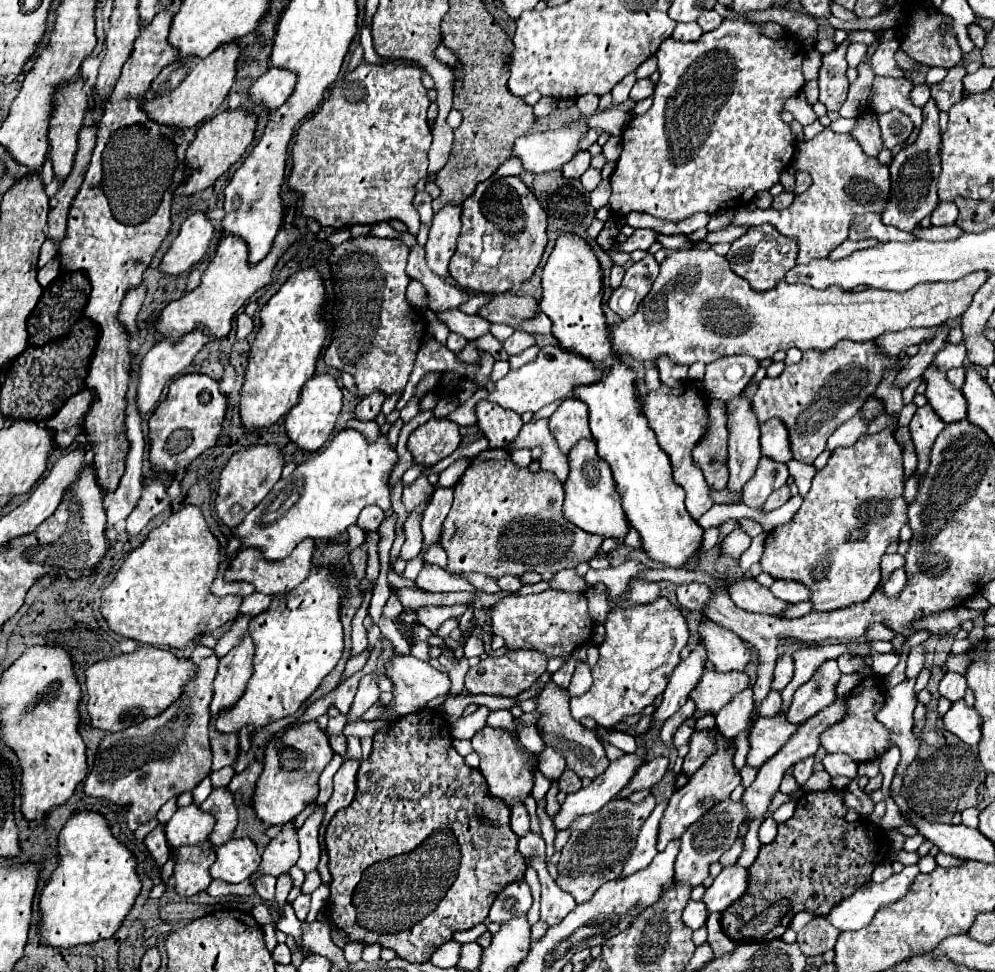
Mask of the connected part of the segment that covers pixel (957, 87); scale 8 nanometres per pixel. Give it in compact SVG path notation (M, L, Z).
M959 64L955 68L951 68L947 76L932 87L932 97L936 99L936 103L942 111L948 111L952 105L963 99L962 79L966 75L966 69L962 67L963 65Z

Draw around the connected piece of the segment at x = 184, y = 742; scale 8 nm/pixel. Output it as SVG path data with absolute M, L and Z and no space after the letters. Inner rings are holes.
M196 647L190 659L198 667L198 677L186 687L184 695L160 717L146 719L120 733L108 733L100 741L94 769L86 777L86 795L106 797L120 807L128 805L128 827L132 831L154 819L158 809L170 797L192 791L210 773L212 751L208 741L208 721L218 657L208 647Z

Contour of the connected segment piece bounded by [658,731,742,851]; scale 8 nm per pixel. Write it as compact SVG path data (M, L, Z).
M714 731L714 743L716 743L716 751L706 759L706 763L688 779L688 783L674 791L674 795L670 797L670 803L666 807L664 819L660 821L660 833L658 833L658 851L664 851L668 841L680 837L688 825L692 825L696 819L700 819L706 811L710 811L716 803L724 801L730 797L730 793L740 785L740 773L734 767L734 753L736 747L734 743L724 737L720 731Z

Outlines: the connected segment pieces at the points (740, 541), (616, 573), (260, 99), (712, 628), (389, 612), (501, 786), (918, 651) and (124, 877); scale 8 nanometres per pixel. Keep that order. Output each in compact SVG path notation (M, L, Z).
M738 525L722 543L720 543L720 551L724 557L730 557L730 559L740 559L740 555L750 547L750 541L752 537Z
M626 561L624 565L620 567L608 567L608 569L602 569L602 571L594 571L590 569L584 576L584 579L588 585L595 585L596 583L604 583L608 587L608 593L612 599L620 597L620 593L624 593L628 589L628 583L630 583L630 577L636 575L638 571L642 571L644 565L638 563L638 561Z
M270 67L258 81L250 87L250 97L254 103L264 103L268 109L278 109L288 101L296 87L296 73L288 69Z
M700 623L700 641L708 649L708 659L714 663L716 671L744 671L752 661L752 651L744 645L744 641L720 627L718 623Z
M390 586L390 597L383 608L382 615L384 618L394 619L398 617L403 611L403 606L395 594L395 588Z
M484 727L480 729L474 737L472 737L472 749L478 753L480 757L480 771L486 777L488 789L494 797L500 797L504 803L512 805L514 799L524 801L524 797L532 791L532 771L530 765L526 763L526 759L520 757L514 739L510 737L508 731L504 729L492 729L492 727Z
M916 645L912 647L910 655L908 655L908 665L906 665L906 677L916 677L920 673L920 669L924 667L924 661L926 661L926 651L924 651L924 645Z
M98 811L76 813L58 835L58 849L60 849L58 869L52 873L50 883L44 887L40 895L42 941L48 945L68 949L82 943L96 943L100 939L110 939L120 929L122 921L130 913L142 889L142 881L136 871L136 855L112 835L108 819Z

